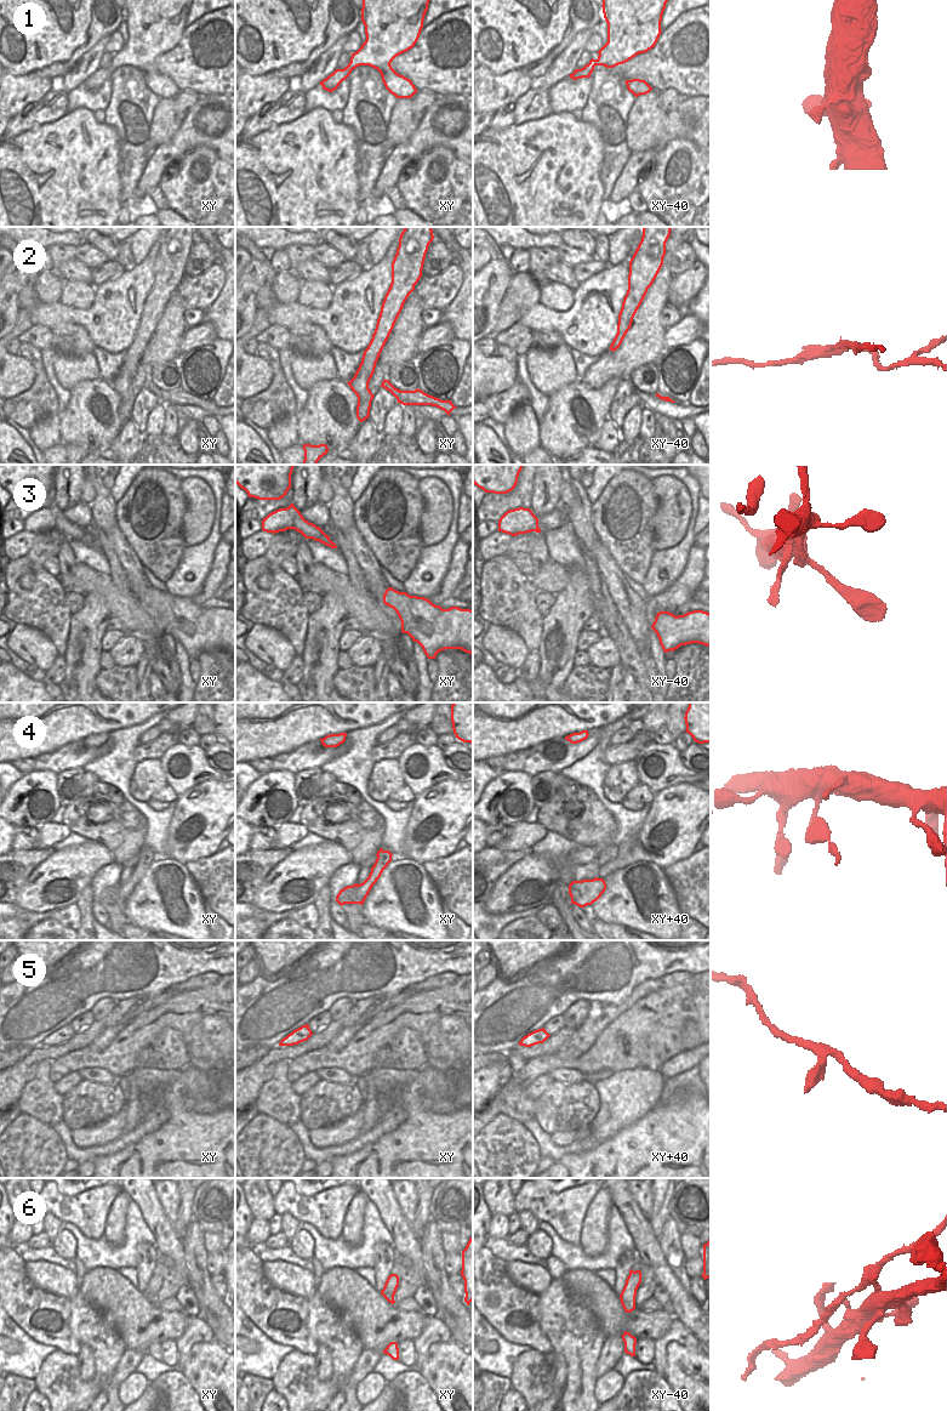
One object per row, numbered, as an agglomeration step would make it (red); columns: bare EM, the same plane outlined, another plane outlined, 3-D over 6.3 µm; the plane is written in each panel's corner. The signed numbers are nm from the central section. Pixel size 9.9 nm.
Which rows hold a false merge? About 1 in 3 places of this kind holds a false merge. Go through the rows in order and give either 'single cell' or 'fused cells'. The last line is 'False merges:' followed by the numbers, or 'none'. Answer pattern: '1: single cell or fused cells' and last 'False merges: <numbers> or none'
1: single cell
2: fused cells
3: single cell
4: single cell
5: single cell
6: fused cells
False merges: 2, 6

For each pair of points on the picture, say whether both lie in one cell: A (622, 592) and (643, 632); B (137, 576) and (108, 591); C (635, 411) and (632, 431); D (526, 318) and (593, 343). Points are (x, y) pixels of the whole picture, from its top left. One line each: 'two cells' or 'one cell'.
A: one cell
B: two cells
C: one cell
D: one cell

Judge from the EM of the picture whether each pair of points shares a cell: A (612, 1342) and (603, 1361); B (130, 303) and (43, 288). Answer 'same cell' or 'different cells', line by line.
A: same cell
B: different cells

